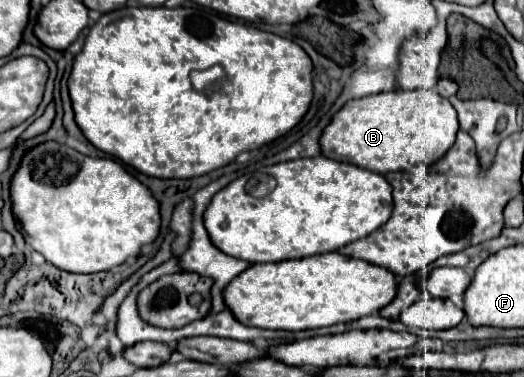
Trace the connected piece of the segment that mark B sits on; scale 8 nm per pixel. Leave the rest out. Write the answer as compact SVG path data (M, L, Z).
M393 90L347 102L323 130L321 148L331 160L387 174L437 162L455 144L457 132L457 110L447 98L433 90Z

